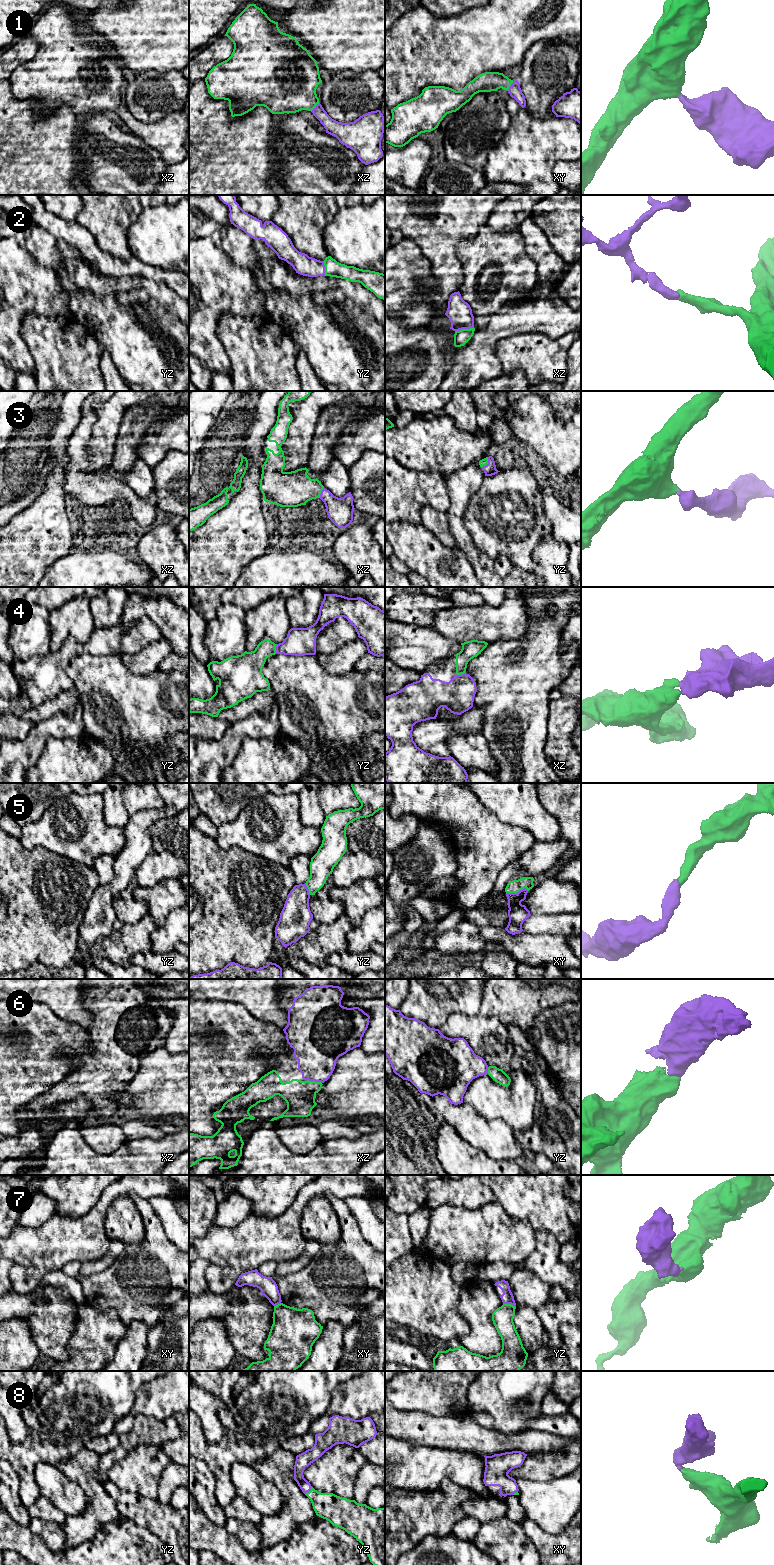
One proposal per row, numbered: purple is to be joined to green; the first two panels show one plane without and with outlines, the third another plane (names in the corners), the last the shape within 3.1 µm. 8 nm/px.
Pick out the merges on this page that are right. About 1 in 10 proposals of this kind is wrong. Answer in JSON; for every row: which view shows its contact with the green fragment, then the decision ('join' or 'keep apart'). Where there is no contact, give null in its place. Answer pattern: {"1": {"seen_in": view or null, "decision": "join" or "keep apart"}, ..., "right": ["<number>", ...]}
{"1": {"seen_in": "xz", "decision": "join"}, "2": {"seen_in": "xz", "decision": "join"}, "3": {"seen_in": "yz", "decision": "join"}, "4": {"seen_in": "yz", "decision": "join"}, "5": {"seen_in": "xy", "decision": "join"}, "6": {"seen_in": "xz", "decision": "join"}, "7": {"seen_in": "yz", "decision": "keep apart"}, "8": {"seen_in": "yz", "decision": "join"}, "right": ["1", "2", "3", "4", "5", "6", "8"]}

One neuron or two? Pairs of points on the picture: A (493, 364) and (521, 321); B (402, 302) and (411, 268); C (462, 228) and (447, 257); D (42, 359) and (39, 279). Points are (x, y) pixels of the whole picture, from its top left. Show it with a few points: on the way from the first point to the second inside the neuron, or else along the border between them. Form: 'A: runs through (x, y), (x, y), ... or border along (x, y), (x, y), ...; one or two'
A: runs through (490, 351), (490, 341), (508, 323); one
B: runs through (402, 294), (403, 276); one
C: runs through (455, 235), (447, 243), (447, 250); one
D: border along (54, 319), (28, 314), (20, 329); two

